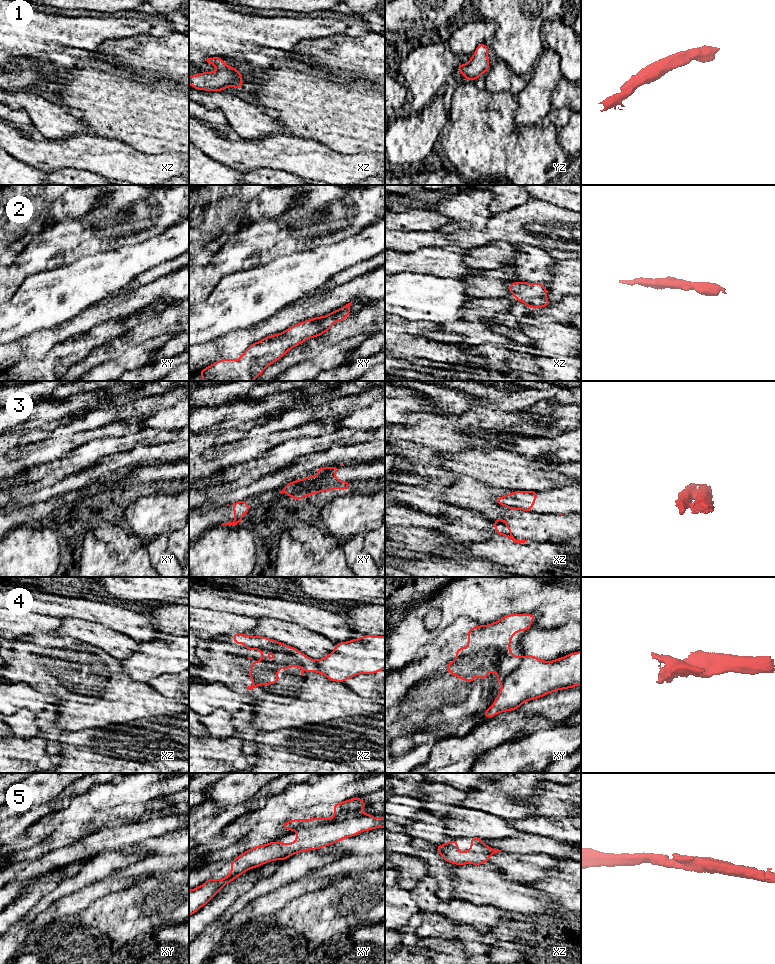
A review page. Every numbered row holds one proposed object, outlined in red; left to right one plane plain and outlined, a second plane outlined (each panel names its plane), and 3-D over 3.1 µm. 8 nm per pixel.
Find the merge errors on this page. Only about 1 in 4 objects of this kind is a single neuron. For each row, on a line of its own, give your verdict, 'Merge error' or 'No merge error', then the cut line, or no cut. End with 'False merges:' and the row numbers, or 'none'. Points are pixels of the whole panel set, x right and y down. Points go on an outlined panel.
1: No merge error. No split
2: No merge error. No split
3: Merge error. Split along xy (310, 475), (300, 482), (300, 494), (302, 496)
4: Merge error. Split along xy (523, 658), (502, 683)
5: No merge error. No split
False merges: 3, 4

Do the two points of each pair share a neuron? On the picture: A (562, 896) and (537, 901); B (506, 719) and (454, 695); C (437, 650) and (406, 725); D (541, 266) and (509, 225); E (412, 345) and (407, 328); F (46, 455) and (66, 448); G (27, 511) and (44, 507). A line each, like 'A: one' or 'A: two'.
A: two
B: two
C: one
D: two
E: one
F: one
G: one

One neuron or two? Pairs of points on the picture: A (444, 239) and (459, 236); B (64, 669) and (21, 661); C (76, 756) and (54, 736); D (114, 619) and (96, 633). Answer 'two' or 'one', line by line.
A: one
B: one
C: one
D: two

